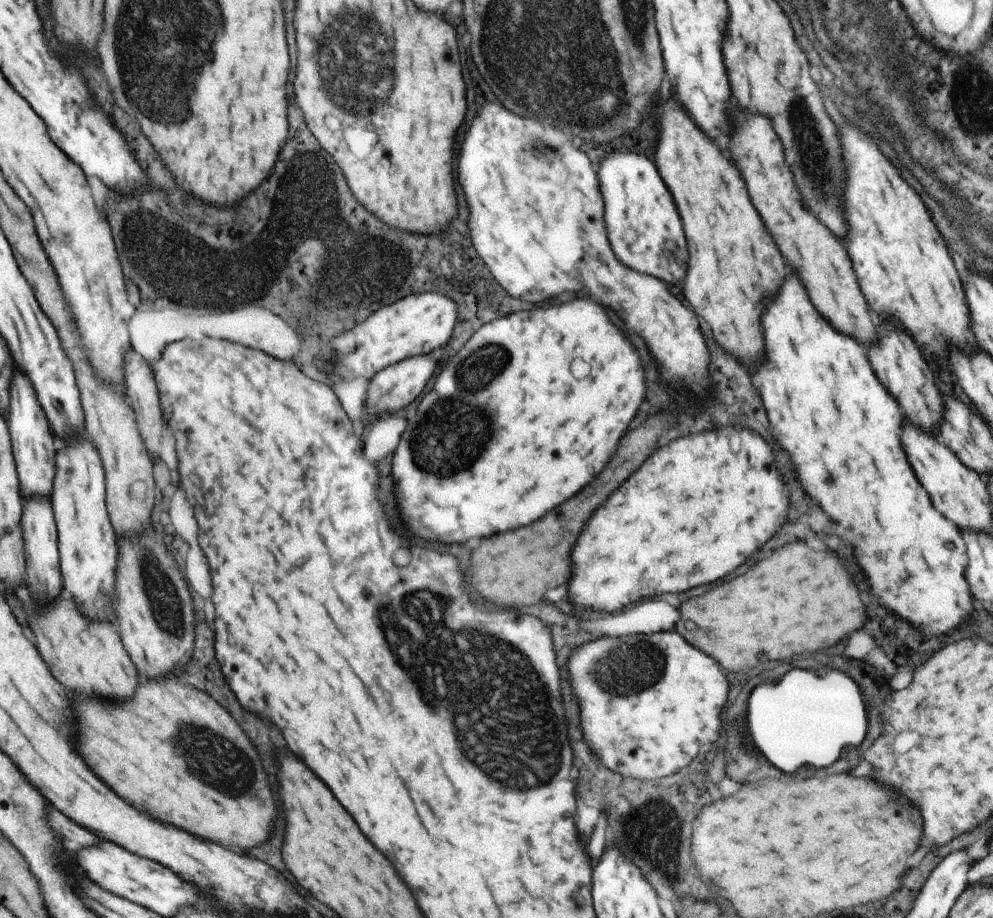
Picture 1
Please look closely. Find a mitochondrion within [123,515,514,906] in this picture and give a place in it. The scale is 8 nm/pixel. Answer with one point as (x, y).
(236, 773)

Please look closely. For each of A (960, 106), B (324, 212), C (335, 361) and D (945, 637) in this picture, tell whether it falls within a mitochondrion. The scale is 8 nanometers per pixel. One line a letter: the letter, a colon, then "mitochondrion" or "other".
A: mitochondrion
B: mitochondrion
C: mitochondrion
D: other

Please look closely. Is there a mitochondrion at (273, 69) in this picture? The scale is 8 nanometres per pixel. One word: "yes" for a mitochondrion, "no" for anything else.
no

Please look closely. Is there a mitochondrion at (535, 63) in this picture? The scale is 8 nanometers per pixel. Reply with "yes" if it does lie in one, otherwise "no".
yes

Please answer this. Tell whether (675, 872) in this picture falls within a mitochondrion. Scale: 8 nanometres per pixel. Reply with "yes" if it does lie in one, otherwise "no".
yes

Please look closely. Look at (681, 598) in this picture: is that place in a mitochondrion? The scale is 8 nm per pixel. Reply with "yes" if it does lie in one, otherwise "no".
no

